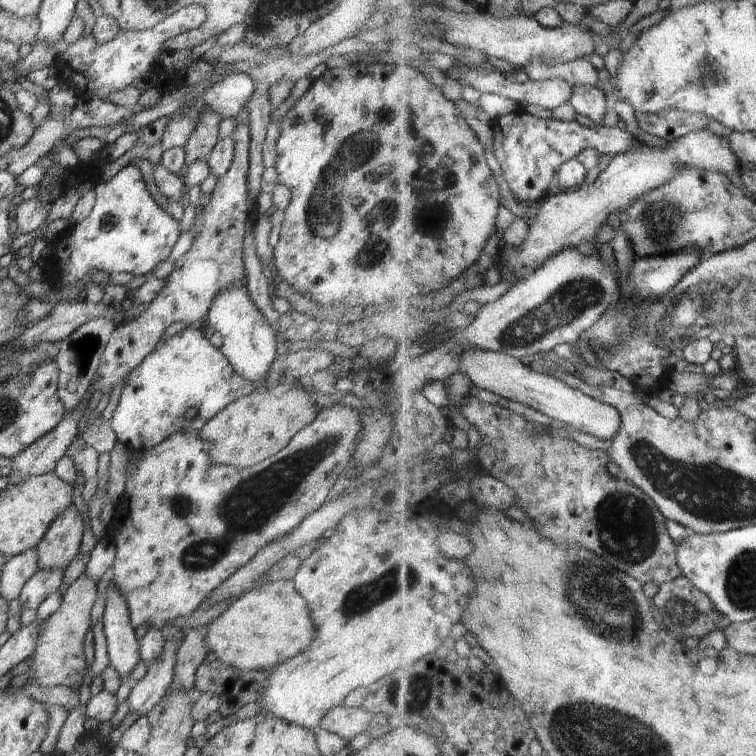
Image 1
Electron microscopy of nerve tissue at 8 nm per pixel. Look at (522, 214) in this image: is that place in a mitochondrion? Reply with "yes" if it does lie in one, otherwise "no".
no

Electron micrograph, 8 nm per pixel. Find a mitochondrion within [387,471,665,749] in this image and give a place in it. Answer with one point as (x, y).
(592, 587)

